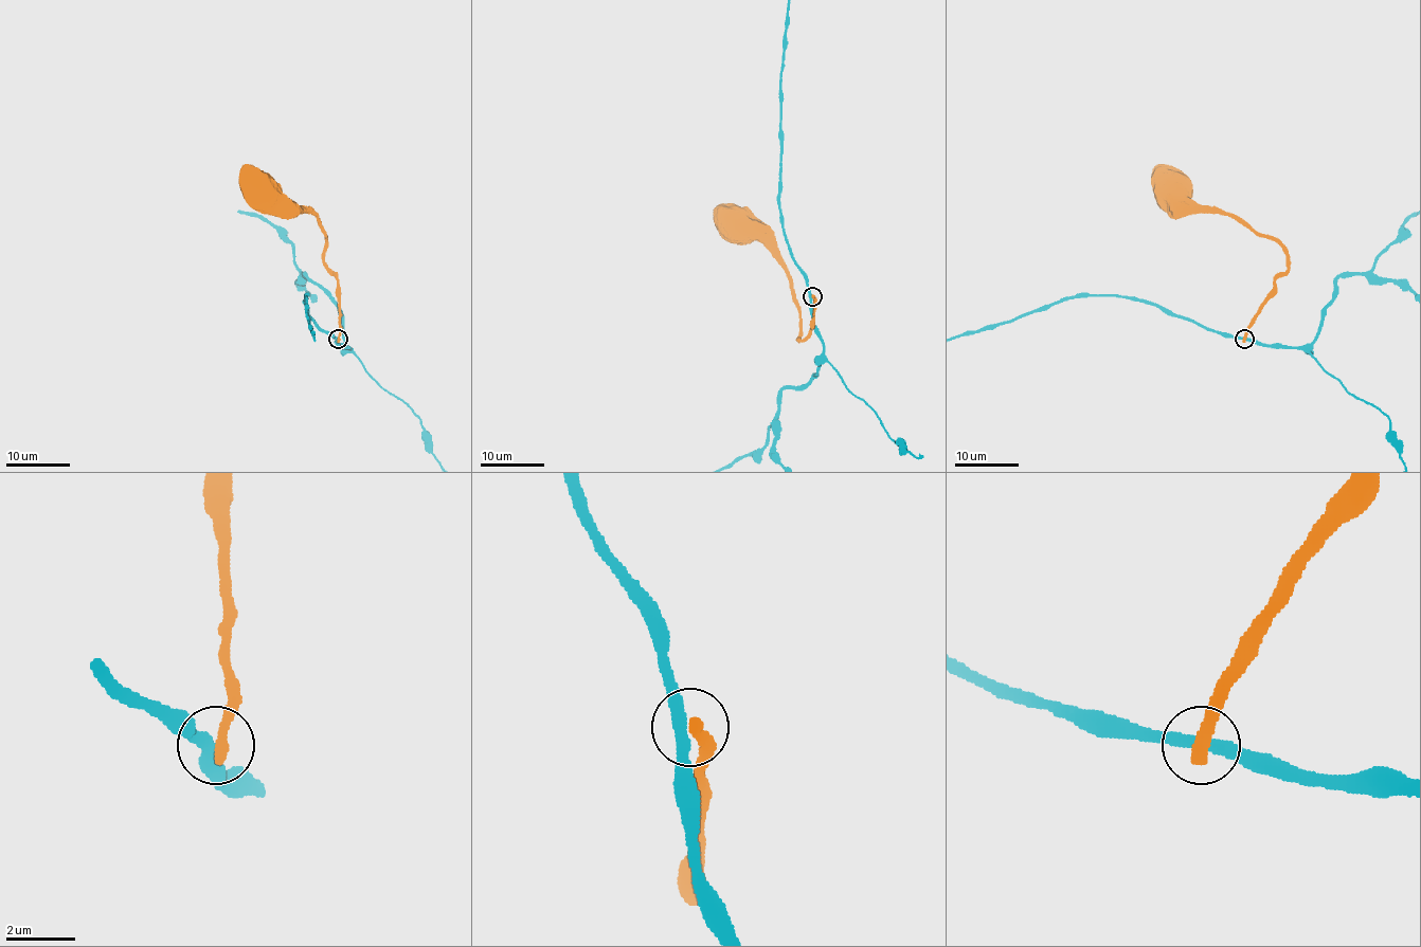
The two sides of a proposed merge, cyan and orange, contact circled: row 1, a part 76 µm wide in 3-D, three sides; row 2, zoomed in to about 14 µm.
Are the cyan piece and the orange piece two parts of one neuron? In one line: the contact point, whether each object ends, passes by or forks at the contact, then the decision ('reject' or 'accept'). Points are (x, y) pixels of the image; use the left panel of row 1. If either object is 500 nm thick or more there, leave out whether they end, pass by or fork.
at (338, 339); cyan passes by; orange ends there; reject

